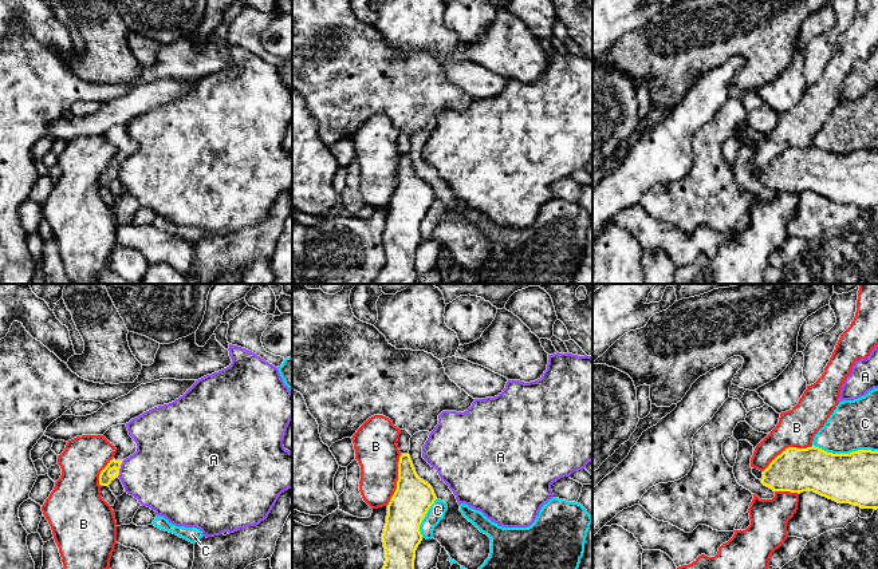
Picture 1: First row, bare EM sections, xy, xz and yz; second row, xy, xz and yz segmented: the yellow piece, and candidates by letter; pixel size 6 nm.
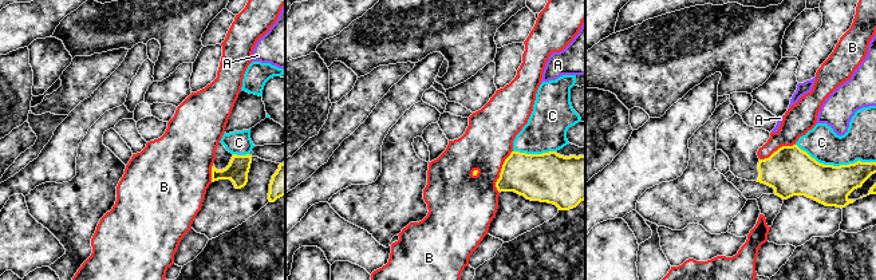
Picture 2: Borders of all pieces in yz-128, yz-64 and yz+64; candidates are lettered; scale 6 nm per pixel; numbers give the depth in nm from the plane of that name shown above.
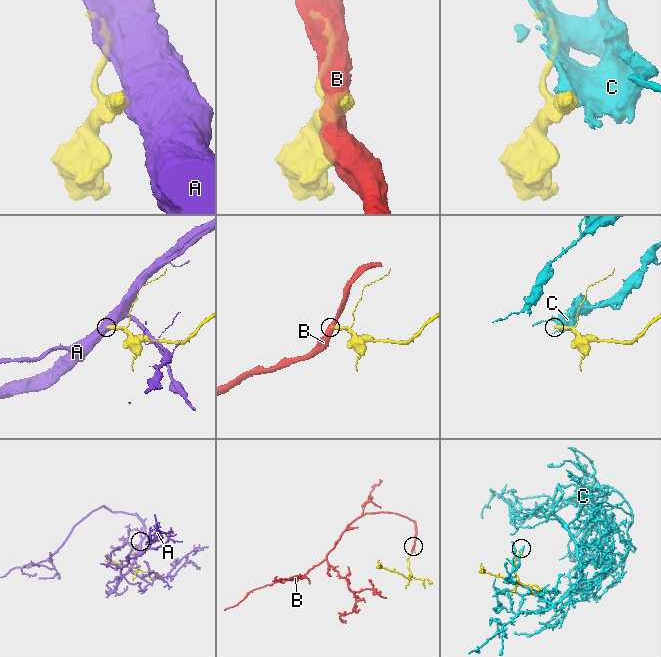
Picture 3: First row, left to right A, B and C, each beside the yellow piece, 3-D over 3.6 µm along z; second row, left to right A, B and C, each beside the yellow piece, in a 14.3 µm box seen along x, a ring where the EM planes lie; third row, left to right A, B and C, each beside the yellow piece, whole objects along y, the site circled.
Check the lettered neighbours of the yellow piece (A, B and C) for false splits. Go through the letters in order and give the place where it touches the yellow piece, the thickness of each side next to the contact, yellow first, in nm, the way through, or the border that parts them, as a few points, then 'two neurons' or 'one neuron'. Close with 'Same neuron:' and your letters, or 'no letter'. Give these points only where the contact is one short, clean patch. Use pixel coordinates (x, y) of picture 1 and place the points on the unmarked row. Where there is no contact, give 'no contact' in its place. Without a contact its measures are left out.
A: meets yellow in xy at (119, 168); 80 nm thick on the yellow side, 400 nm on the other; two neurons
B: meets yellow in xz at (398, 180); 240 nm thick on the yellow side, 260 nm on the other; two neurons
C: meets yellow in yz at (845, 154); 300 nm thick on the yellow side, 300 nm on the other; two neurons
Same neuron: no letter

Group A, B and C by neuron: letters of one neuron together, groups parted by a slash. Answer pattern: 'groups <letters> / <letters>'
groups A / B / C

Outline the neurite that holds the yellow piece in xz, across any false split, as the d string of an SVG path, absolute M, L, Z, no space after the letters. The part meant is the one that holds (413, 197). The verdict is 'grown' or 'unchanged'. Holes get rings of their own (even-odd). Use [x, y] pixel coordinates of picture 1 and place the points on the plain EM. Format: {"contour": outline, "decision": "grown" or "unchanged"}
{"contour": "M409 153L401 154L397 189L387 205L382 233L386 261L374 284L417 284L414 260L422 241L420 225L436 199L433 187L417 175Z", "decision": "unchanged"}

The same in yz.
{"contour": "M788 147L769 166L752 174L773 191L814 191L838 204L850 204L861 209L878 209L878 151L858 150L850 154L832 154L819 147Z", "decision": "grown"}

